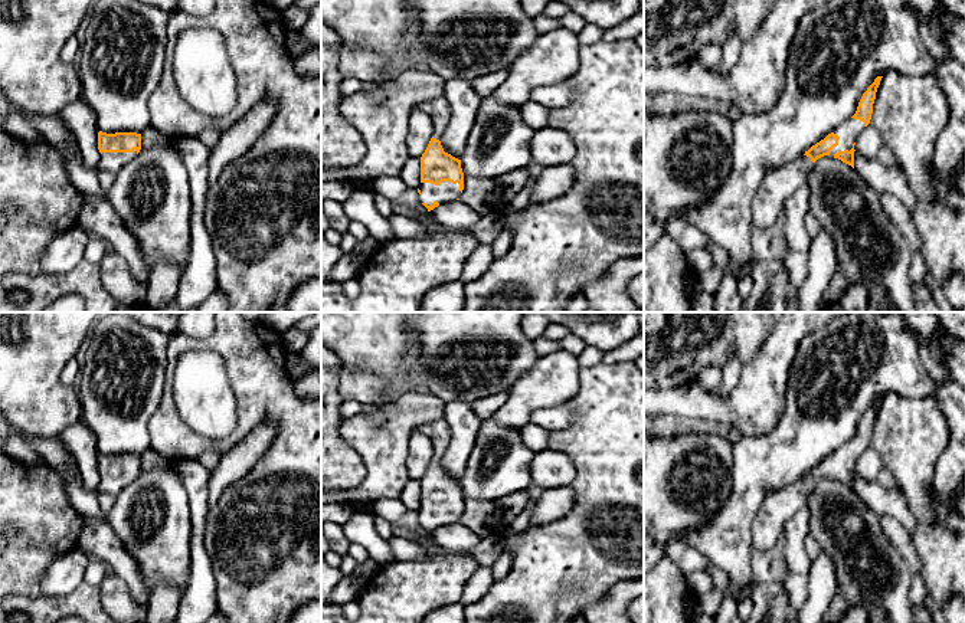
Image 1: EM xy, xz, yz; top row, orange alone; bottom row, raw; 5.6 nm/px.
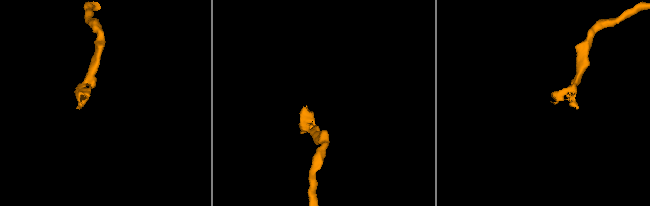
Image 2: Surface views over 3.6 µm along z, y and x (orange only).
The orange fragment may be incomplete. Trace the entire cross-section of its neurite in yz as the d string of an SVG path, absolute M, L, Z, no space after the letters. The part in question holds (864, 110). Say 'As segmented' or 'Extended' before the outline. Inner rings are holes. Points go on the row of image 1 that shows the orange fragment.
Extended. M877 76L867 88L856 114L848 121L812 145L799 158L782 167L769 168L765 173L752 204L753 229L771 230L773 227L775 222L784 214L786 199L805 184L807 173L818 158L830 155L854 168L856 140L870 124L873 104L881 78Z

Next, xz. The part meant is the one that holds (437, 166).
Extended. M446 98L423 101L415 108L426 112L435 124L435 134L421 157L421 187L418 188L422 204L431 212L439 204L459 200L464 173L461 160L445 153L439 141L451 117Z

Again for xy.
Extended. M98 132L98 150L101 160L98 171L111 171L117 174L120 168L128 164L141 150L141 134L137 132Z

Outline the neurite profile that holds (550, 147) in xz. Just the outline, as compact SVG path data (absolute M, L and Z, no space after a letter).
M549 125L533 132L530 150L531 163L544 168L570 164L576 154L572 138L565 131Z

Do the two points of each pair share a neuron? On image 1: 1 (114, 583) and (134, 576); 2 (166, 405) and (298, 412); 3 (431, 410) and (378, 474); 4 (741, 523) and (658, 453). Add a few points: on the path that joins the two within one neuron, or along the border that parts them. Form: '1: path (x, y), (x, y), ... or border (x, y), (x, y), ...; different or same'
1: border (113, 571), (124, 581), (130, 596), (143, 607); different
2: path (189, 440), (192, 443), (226, 443), (262, 409); same
3: path (412, 417), (385, 445), (385, 455); same
4: border (733, 474), (729, 497), (697, 530); different

